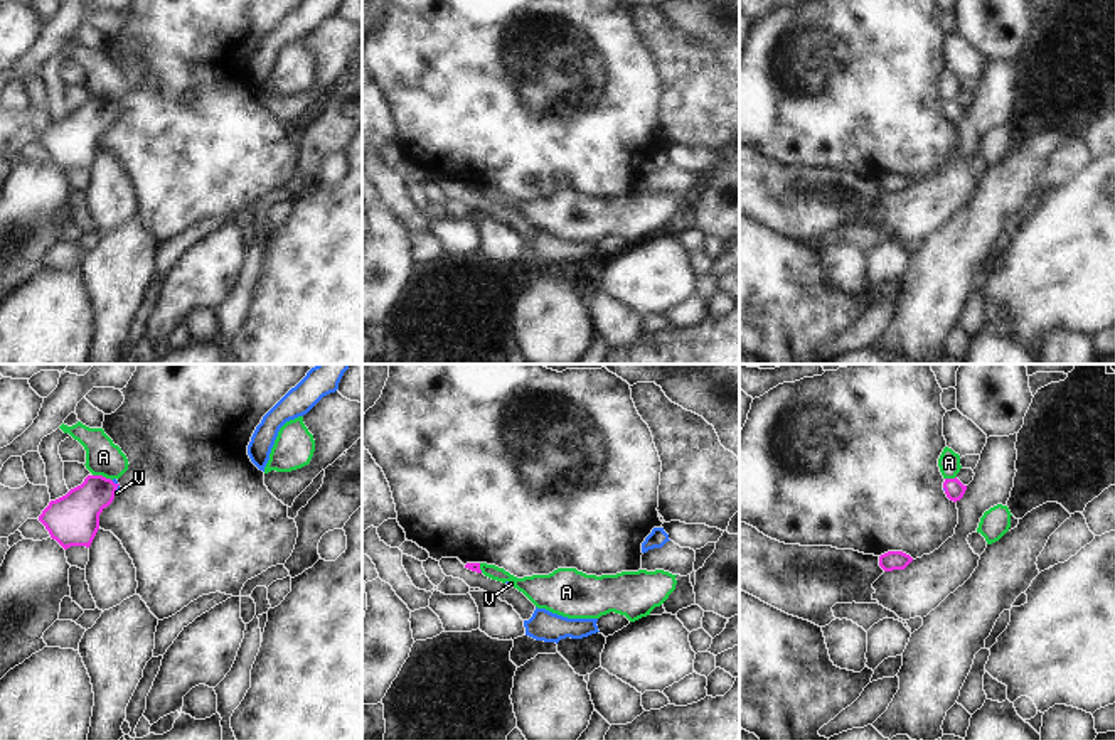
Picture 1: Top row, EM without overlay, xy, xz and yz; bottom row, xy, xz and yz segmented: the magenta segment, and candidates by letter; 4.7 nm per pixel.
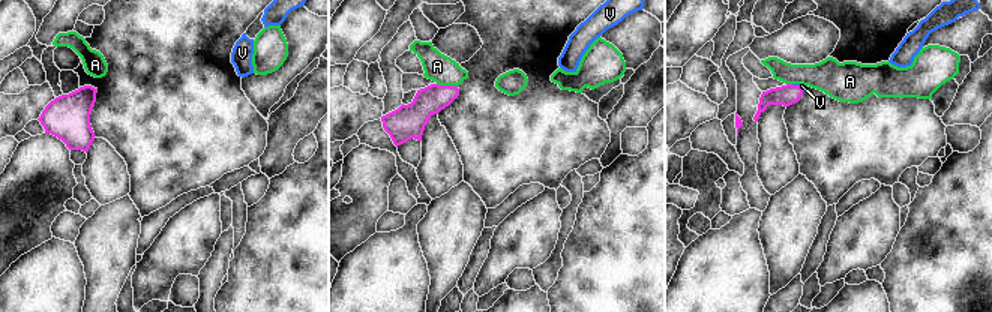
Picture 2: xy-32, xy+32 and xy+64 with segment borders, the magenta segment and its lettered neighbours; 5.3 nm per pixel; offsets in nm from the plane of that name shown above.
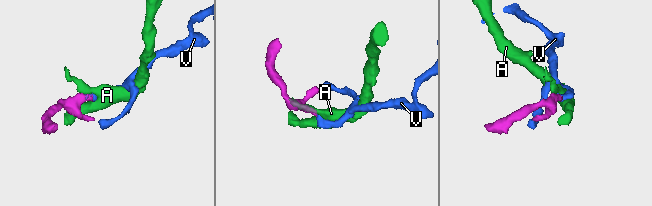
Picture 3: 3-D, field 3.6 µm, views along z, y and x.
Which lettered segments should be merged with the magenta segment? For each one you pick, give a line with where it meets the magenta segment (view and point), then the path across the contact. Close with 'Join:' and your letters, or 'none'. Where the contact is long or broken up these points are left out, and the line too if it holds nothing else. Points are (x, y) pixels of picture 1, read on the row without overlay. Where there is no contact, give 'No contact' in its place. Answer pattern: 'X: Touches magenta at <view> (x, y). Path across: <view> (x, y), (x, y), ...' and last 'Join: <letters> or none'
V: Touches magenta at xy (117, 110). Path across: xy (74, 140), (101, 113), (117, 110), (117, 115)
Join: V

